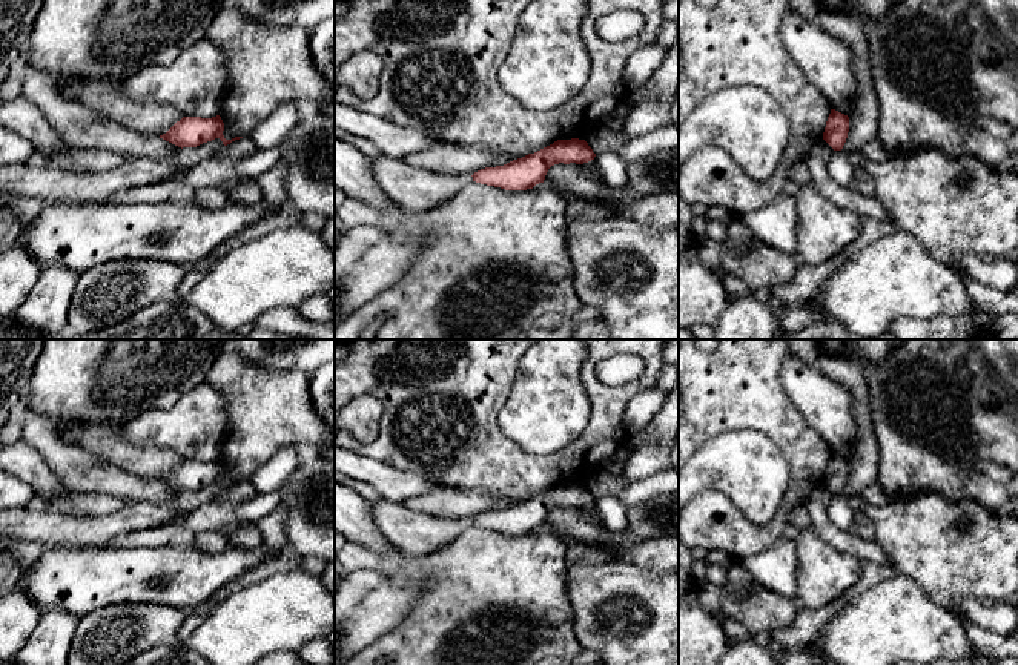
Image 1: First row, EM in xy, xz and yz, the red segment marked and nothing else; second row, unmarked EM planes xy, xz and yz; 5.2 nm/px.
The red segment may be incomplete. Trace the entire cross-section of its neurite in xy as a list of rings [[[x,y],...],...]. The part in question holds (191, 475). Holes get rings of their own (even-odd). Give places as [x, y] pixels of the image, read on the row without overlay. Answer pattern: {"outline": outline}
{"outline": [[[220,459],[212,462],[201,461],[183,461],[160,482],[178,490],[178,491],[197,491],[203,487],[220,482],[224,490],[243,481],[226,484],[223,479],[224,467]]]}

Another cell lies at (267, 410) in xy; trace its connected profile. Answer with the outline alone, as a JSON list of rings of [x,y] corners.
[[[229,344],[210,367],[206,384],[223,395],[229,418],[220,456],[226,484],[250,479],[279,448],[307,444],[319,450],[335,442],[335,435],[313,409],[310,375],[299,369],[275,372],[256,367]]]

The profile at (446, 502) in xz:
[[[439,488],[425,496],[411,498],[404,504],[410,510],[431,513],[441,518],[473,519],[481,513],[504,510],[517,502],[473,490]]]

